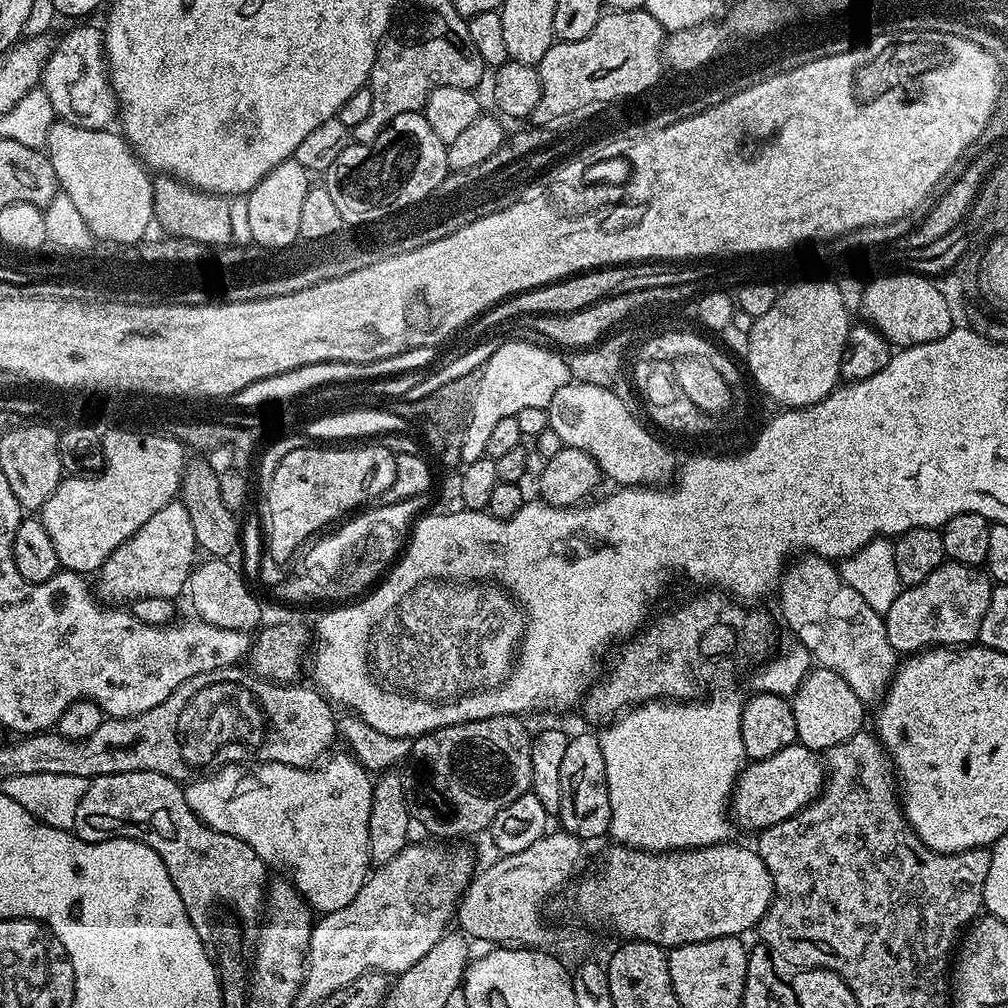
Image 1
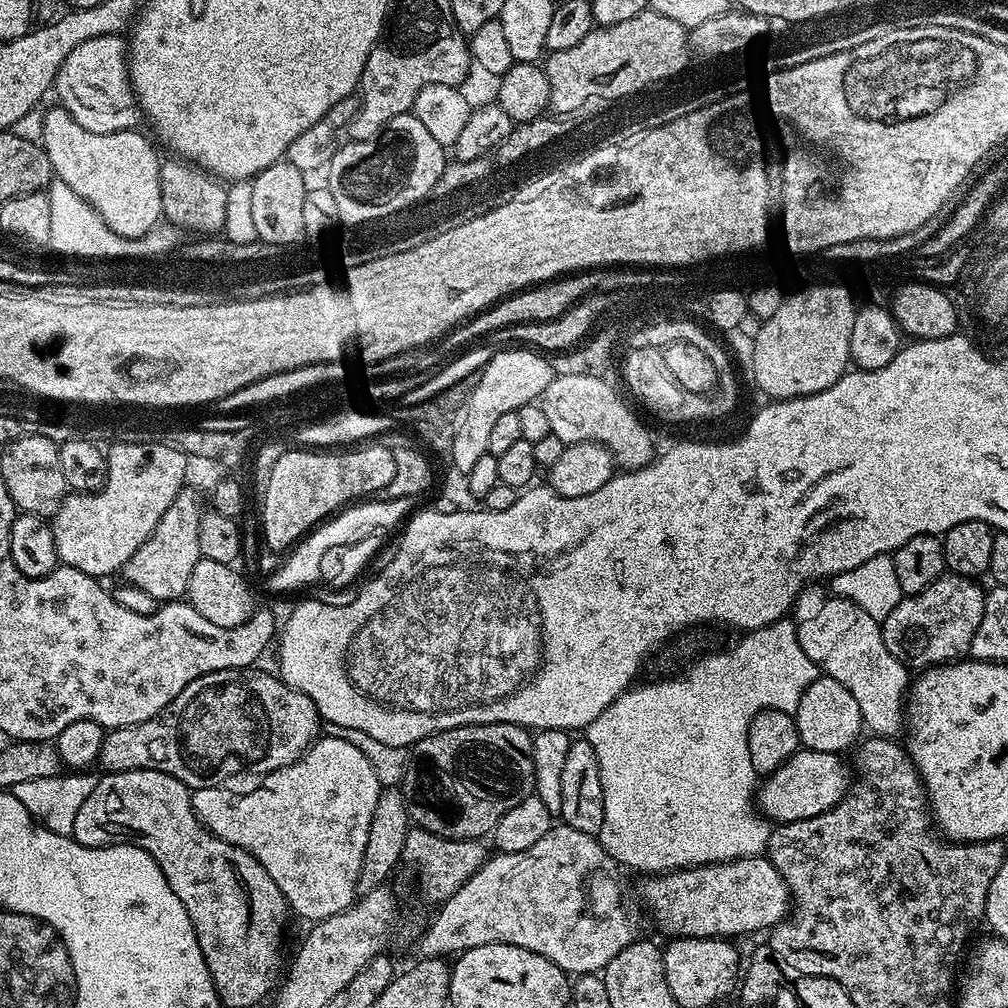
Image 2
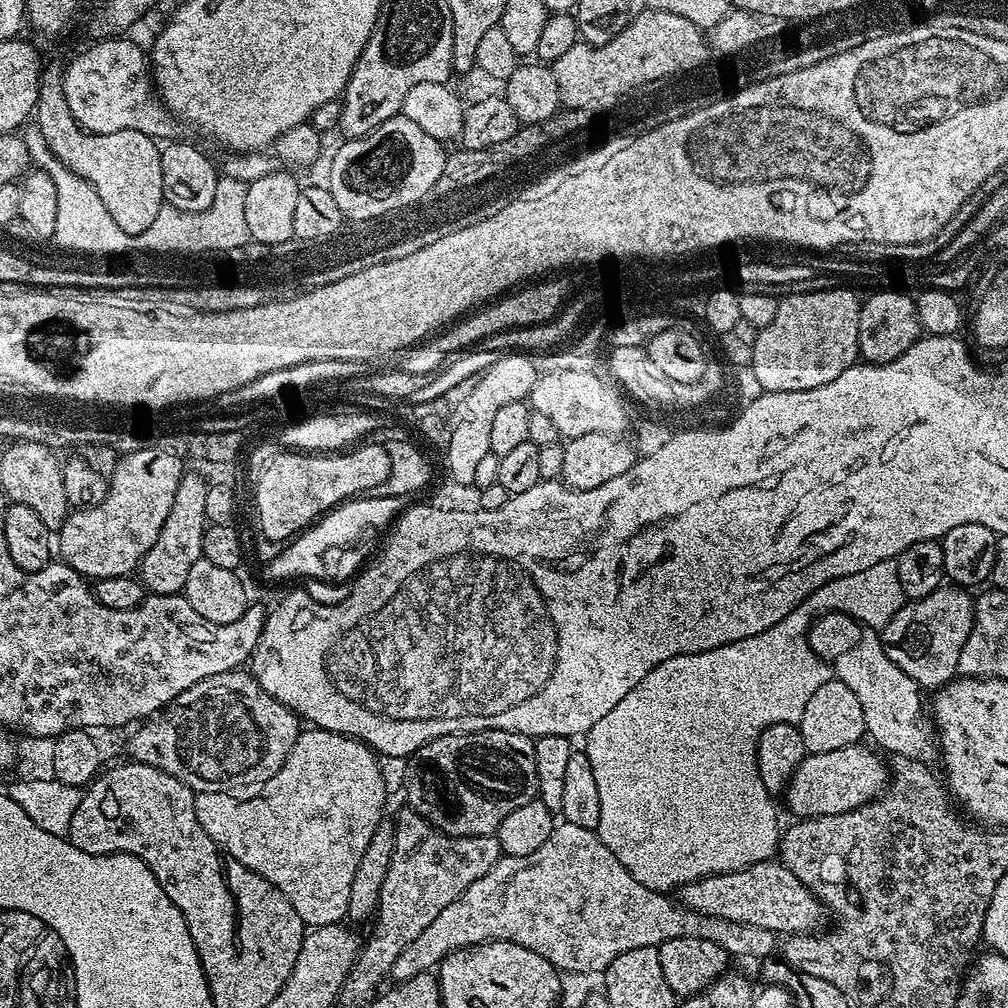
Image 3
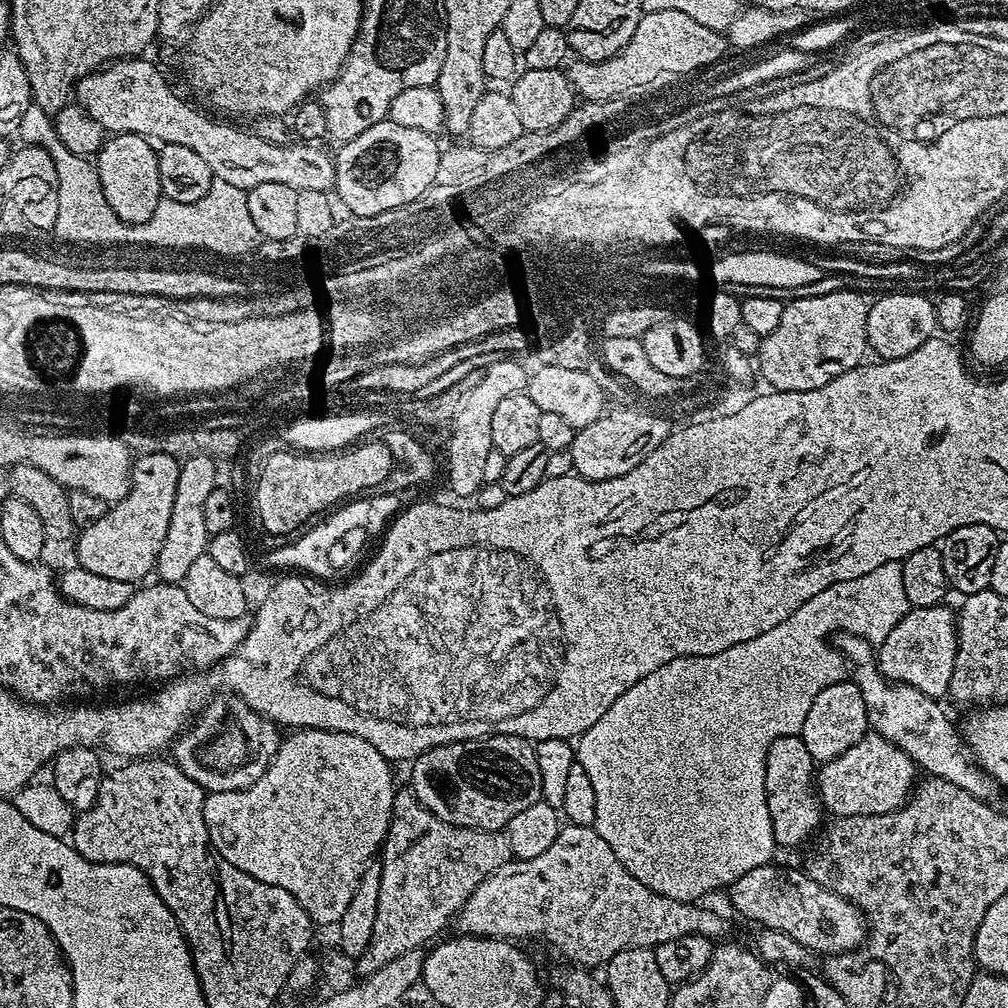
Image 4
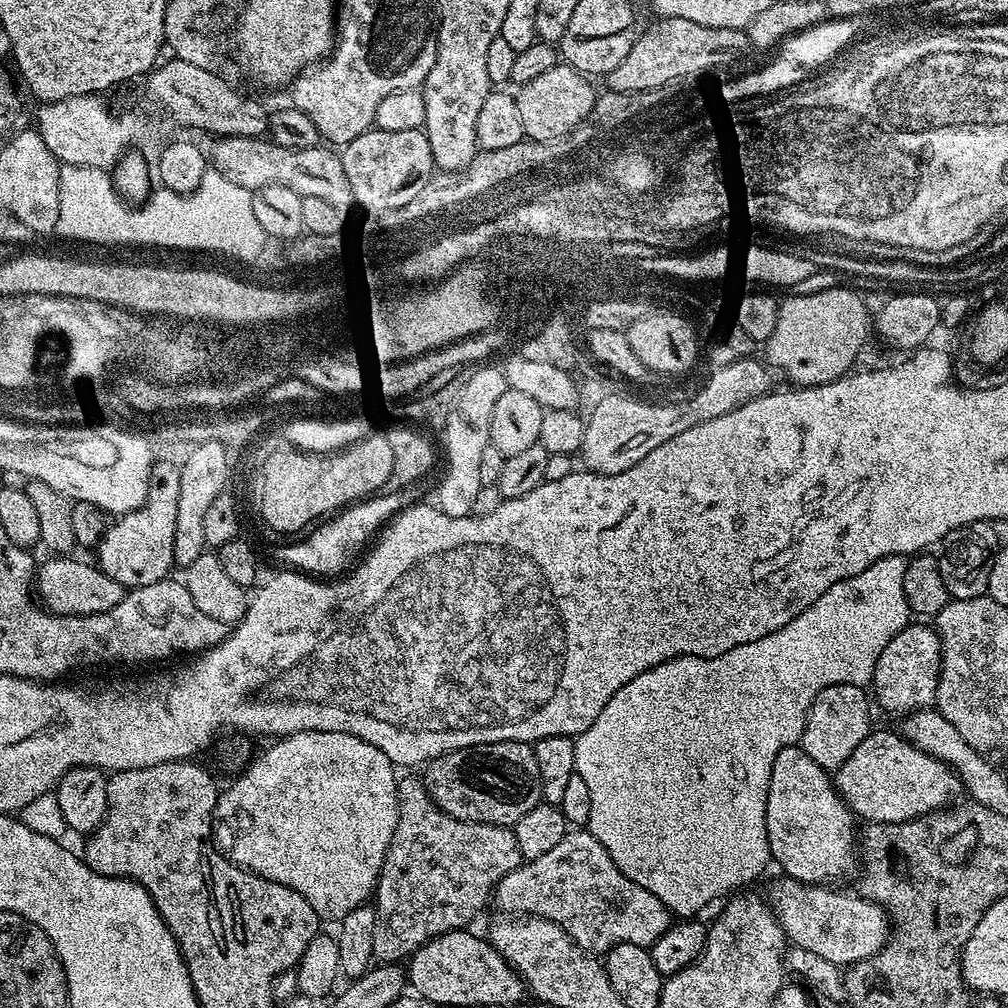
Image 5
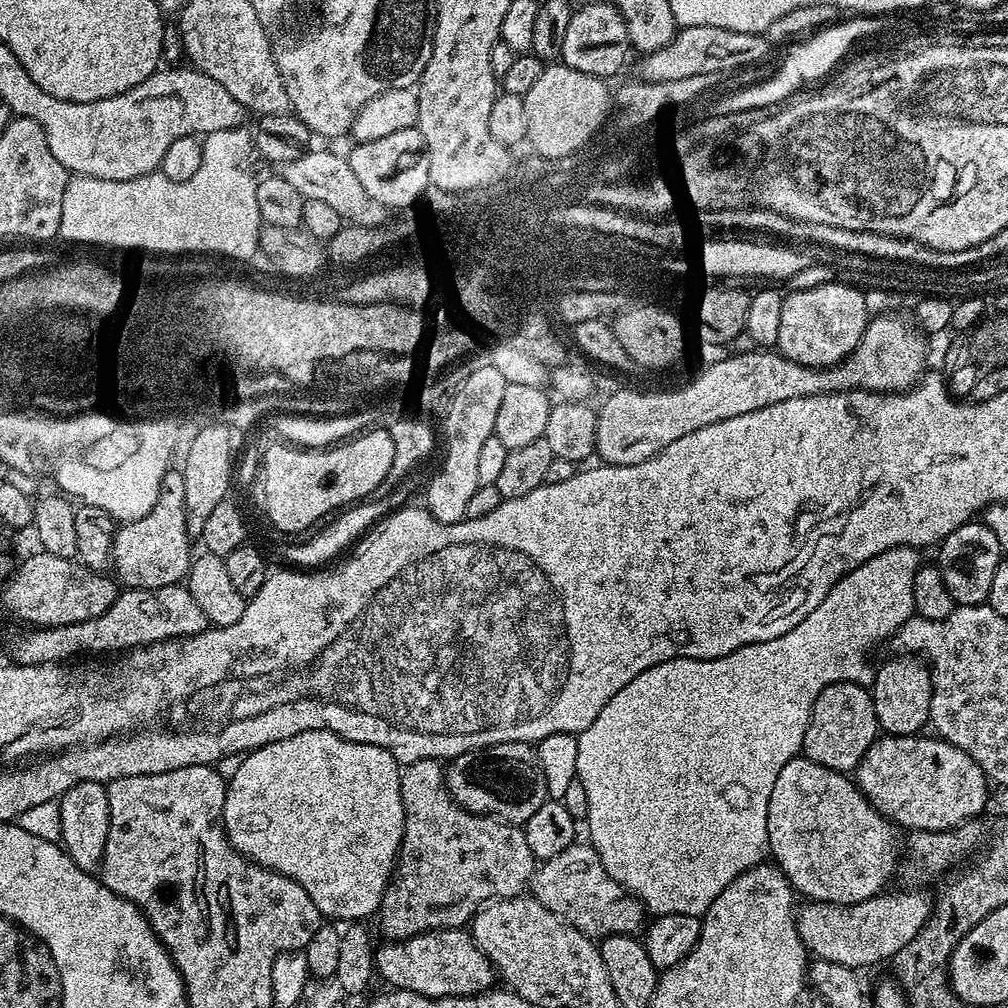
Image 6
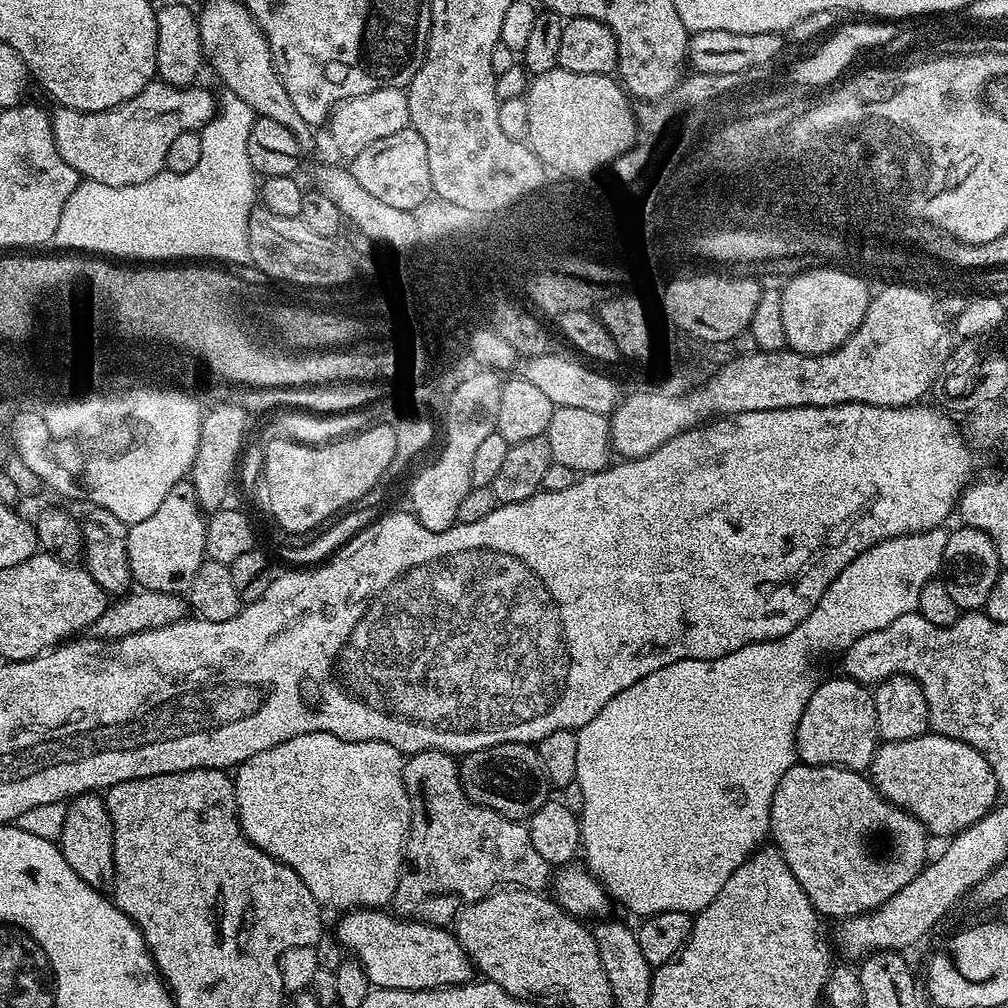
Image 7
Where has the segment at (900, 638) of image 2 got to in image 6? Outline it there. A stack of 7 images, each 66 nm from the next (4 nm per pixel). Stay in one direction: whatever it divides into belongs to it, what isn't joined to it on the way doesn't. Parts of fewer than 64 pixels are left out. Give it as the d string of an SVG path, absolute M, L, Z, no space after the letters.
M900 654L897 660L888 660L875 669L870 691L876 722L881 733L890 736L914 736L923 724L929 723L930 698L932 697L932 673L927 663L916 654Z

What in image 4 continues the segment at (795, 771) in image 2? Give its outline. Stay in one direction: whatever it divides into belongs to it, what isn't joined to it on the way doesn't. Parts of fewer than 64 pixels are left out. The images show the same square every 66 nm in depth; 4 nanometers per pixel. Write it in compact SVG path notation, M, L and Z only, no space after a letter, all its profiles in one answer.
M869 730L861 740L854 742L846 754L838 754L838 758L825 760L818 768L818 795L825 813L833 812L833 817L869 816L870 814L890 814L908 802L912 789L918 780L918 769L894 742L886 742L877 732Z

